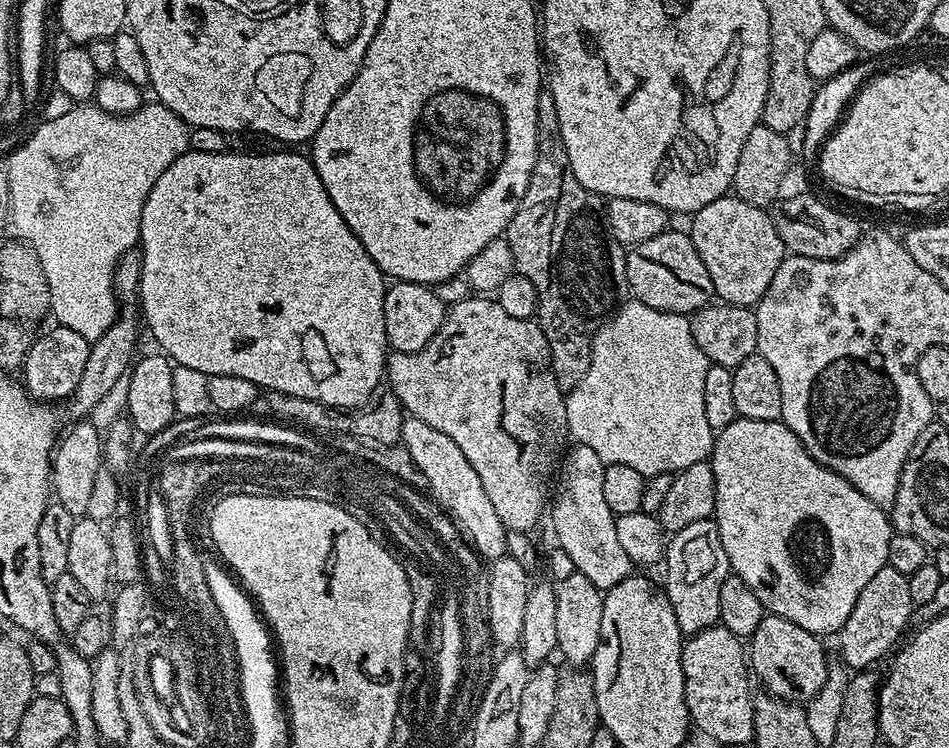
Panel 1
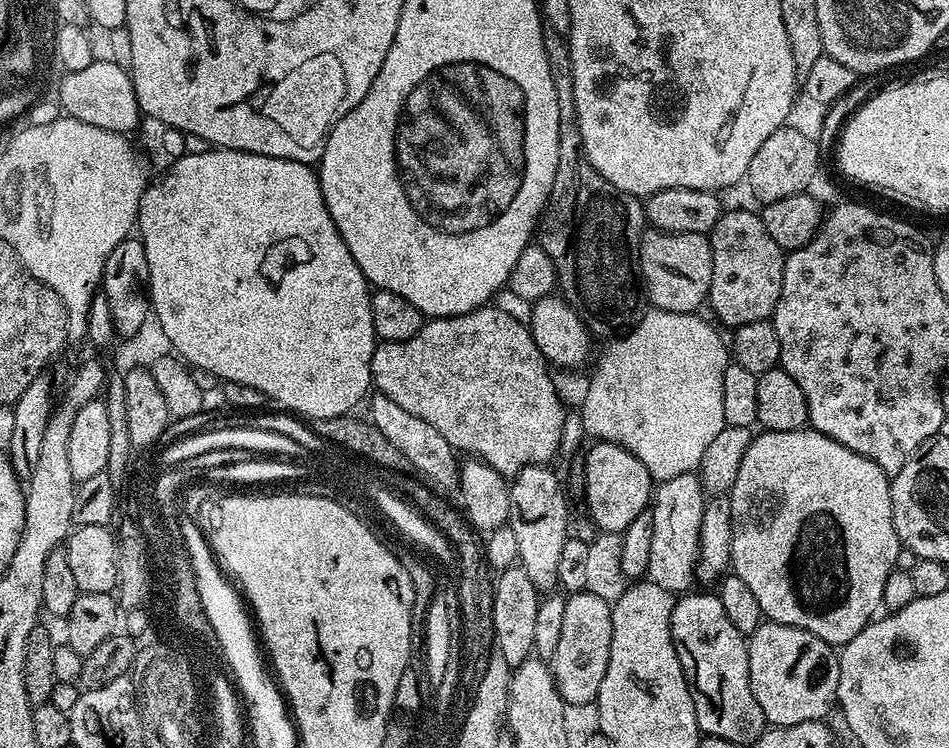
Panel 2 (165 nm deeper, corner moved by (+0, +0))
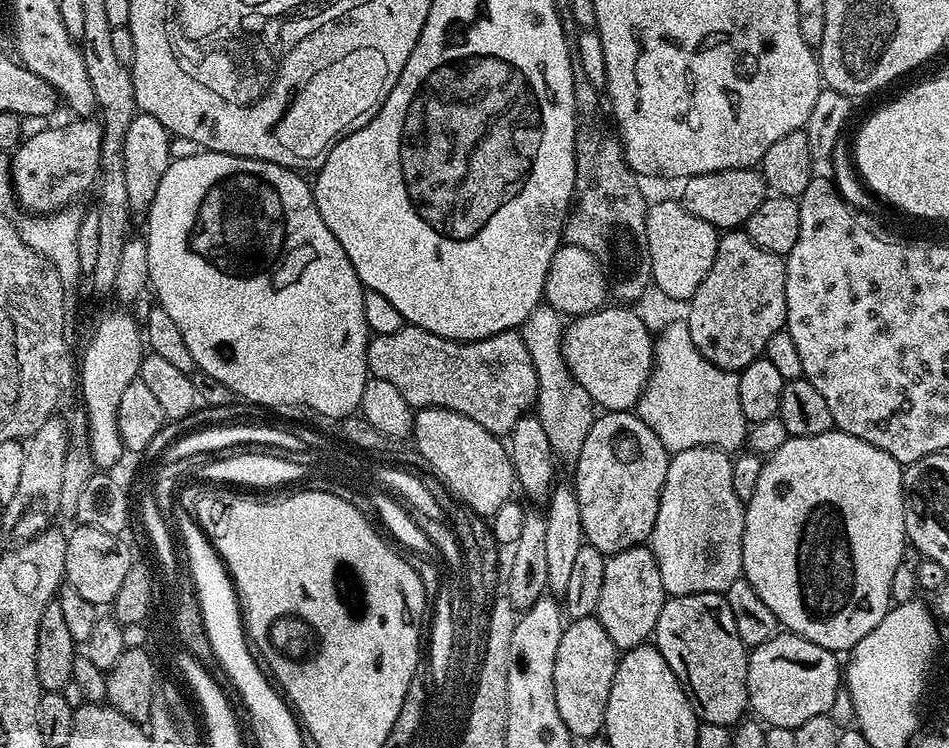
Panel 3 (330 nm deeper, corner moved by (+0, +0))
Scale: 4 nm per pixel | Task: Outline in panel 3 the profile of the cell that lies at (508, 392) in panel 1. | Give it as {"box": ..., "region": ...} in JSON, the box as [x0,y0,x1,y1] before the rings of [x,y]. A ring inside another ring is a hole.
{"box":[368,326,538,438],"region":[[[405,326],[394,330],[394,334],[382,334],[381,336],[372,336],[369,339],[368,370],[372,376],[377,376],[385,380],[385,382],[390,382],[390,386],[394,386],[398,390],[398,394],[402,394],[402,398],[406,398],[406,402],[413,410],[419,410],[421,408],[445,408],[446,410],[454,410],[458,414],[466,414],[466,418],[474,418],[474,422],[486,426],[486,430],[490,430],[490,434],[501,438],[507,437],[511,433],[512,427],[524,416],[529,415],[533,411],[536,402],[536,391],[538,390],[538,378],[535,377],[534,364],[531,361],[530,353],[526,350],[526,345],[522,342],[519,331],[516,330],[499,332],[490,338],[482,338],[481,340],[447,340],[438,334],[430,334],[430,330]]]}

